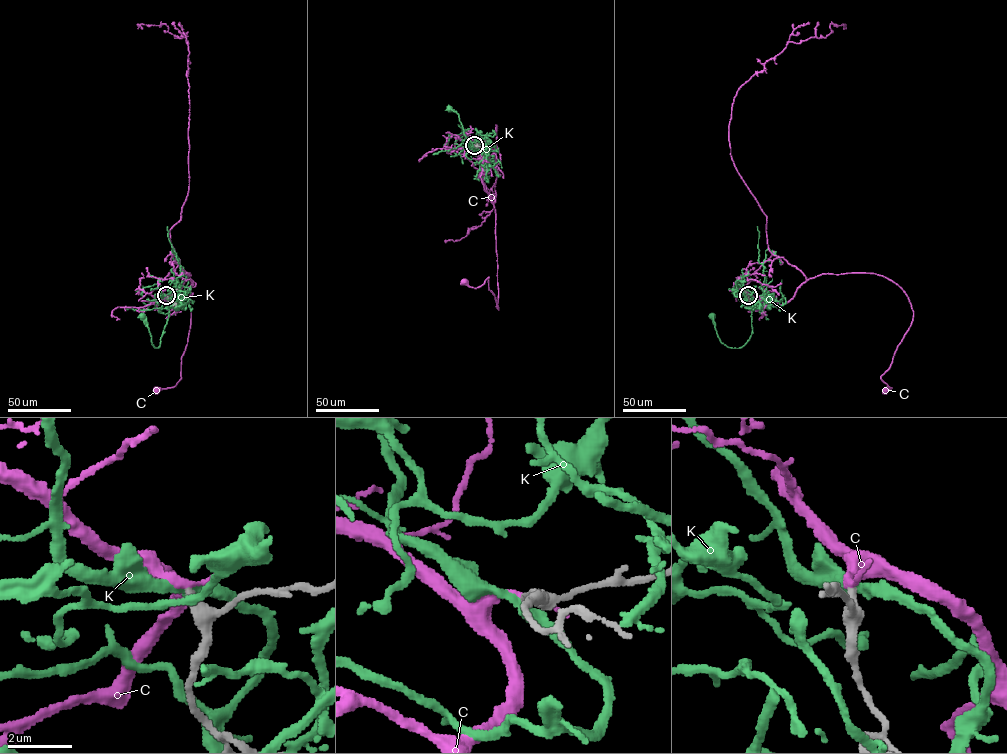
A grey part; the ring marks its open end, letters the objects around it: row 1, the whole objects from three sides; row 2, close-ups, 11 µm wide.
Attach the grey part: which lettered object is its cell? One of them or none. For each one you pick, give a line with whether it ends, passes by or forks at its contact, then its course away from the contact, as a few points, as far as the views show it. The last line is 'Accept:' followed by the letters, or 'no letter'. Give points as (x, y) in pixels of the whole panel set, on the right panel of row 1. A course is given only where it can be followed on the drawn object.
C: it passes by; it runs (748, 295), (783, 304), (821, 274), (872, 273), (896, 283), (912, 320), (881, 376), (891, 388), (884, 390)
Accept: C

